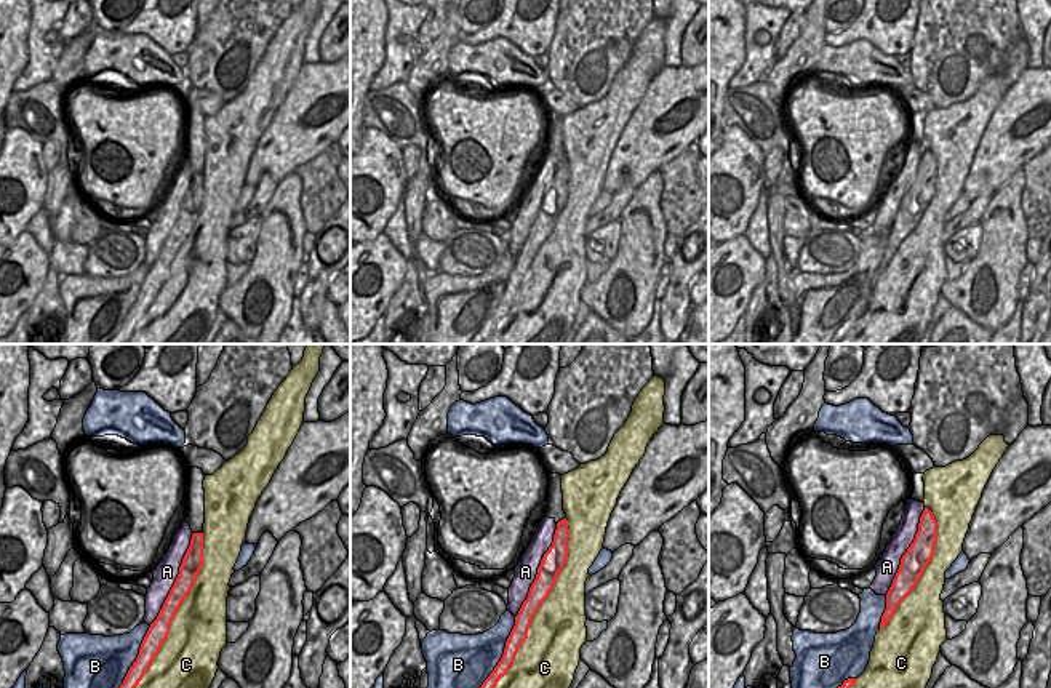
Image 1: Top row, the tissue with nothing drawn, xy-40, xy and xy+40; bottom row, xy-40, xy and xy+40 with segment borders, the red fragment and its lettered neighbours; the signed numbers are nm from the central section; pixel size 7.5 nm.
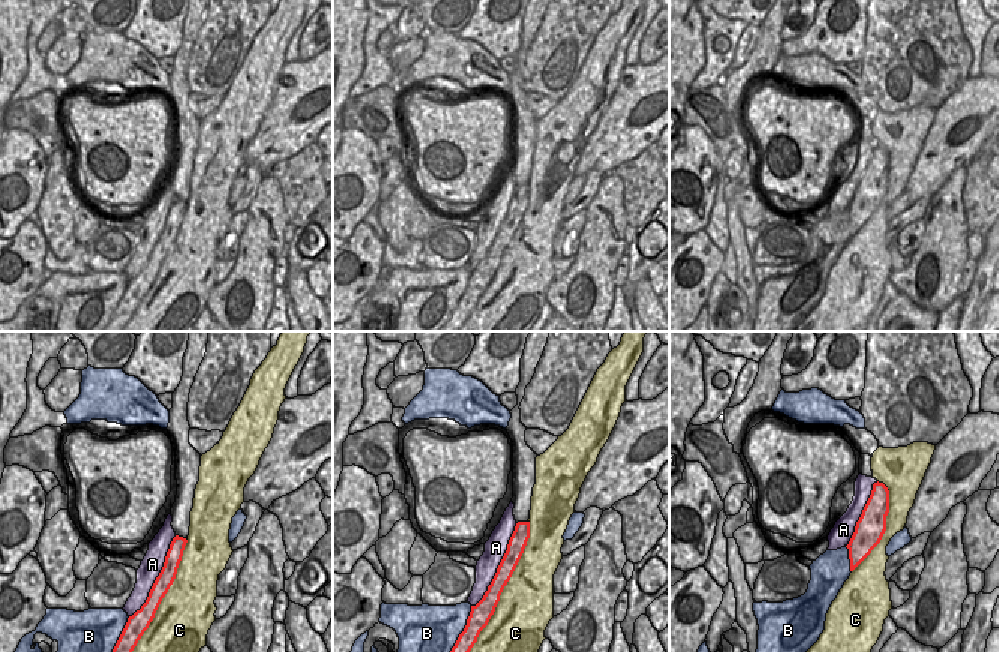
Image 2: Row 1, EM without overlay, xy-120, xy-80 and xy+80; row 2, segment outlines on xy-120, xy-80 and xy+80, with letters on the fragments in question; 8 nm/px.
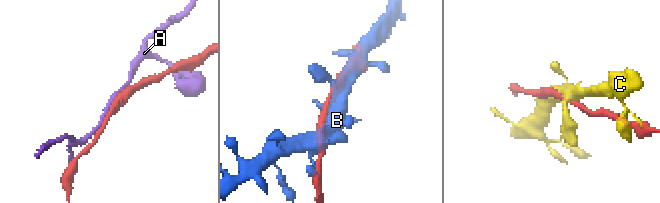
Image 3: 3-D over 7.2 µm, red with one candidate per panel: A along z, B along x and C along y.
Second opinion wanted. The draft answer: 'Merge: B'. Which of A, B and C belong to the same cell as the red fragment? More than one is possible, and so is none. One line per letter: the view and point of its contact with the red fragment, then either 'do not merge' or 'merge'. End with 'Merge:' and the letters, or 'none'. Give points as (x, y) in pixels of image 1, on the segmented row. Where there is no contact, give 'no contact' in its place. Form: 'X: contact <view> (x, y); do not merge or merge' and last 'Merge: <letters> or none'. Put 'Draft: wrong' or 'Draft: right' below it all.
A: contact xy (538, 570); do not merge
B: contact xy (504, 652); do not merge
C: contact xy (543, 600); do not merge
Merge: none
Draft: wrong

